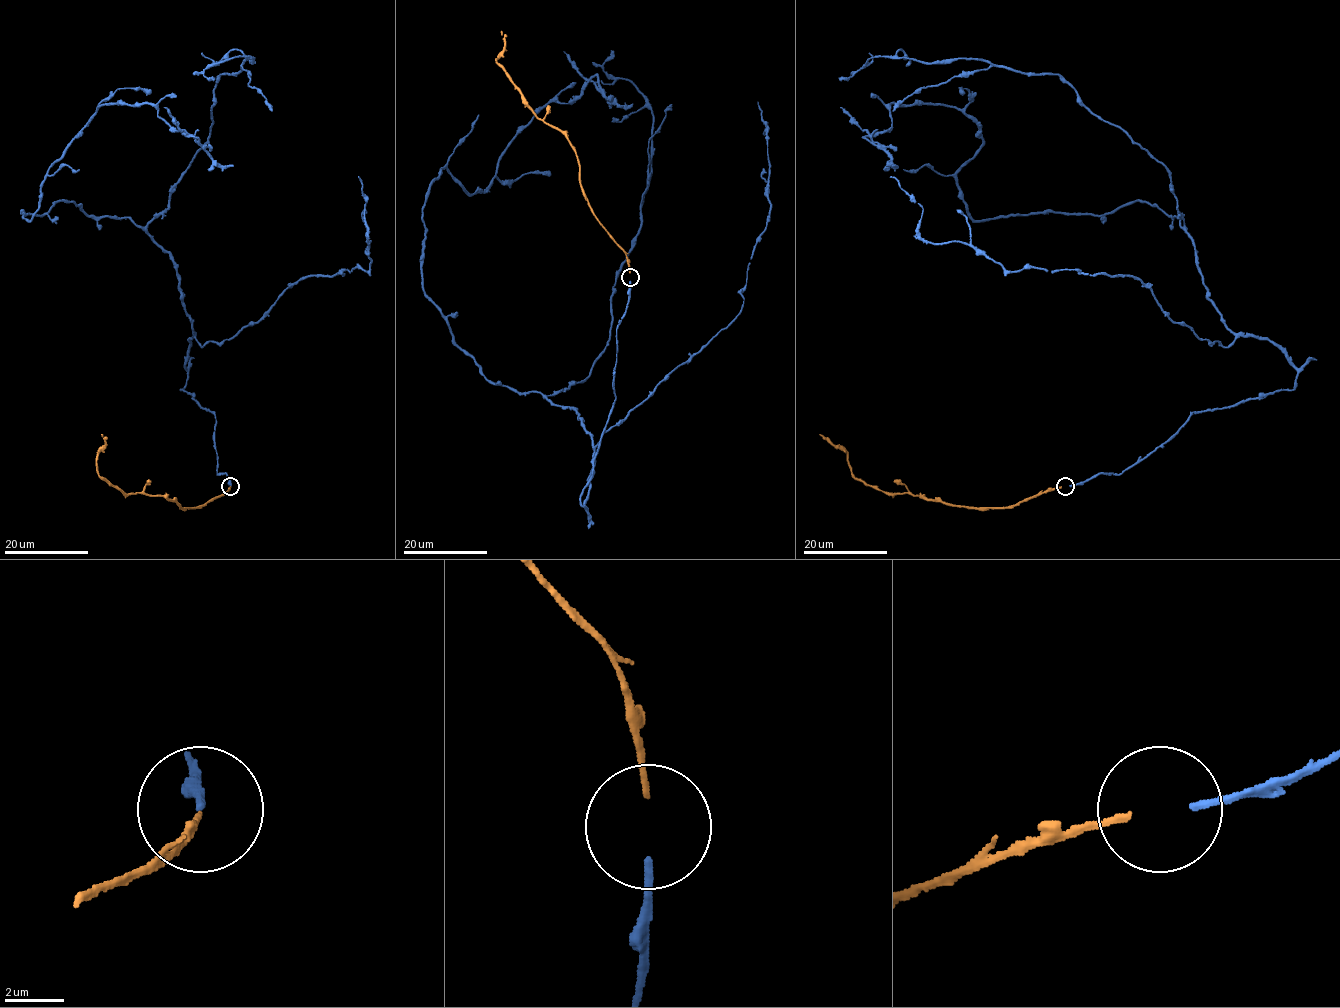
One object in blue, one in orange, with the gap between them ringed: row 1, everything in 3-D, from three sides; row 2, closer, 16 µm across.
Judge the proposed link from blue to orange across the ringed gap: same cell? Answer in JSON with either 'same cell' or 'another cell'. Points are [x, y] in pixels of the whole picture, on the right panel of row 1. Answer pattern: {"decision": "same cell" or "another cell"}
{"decision": "same cell"}

